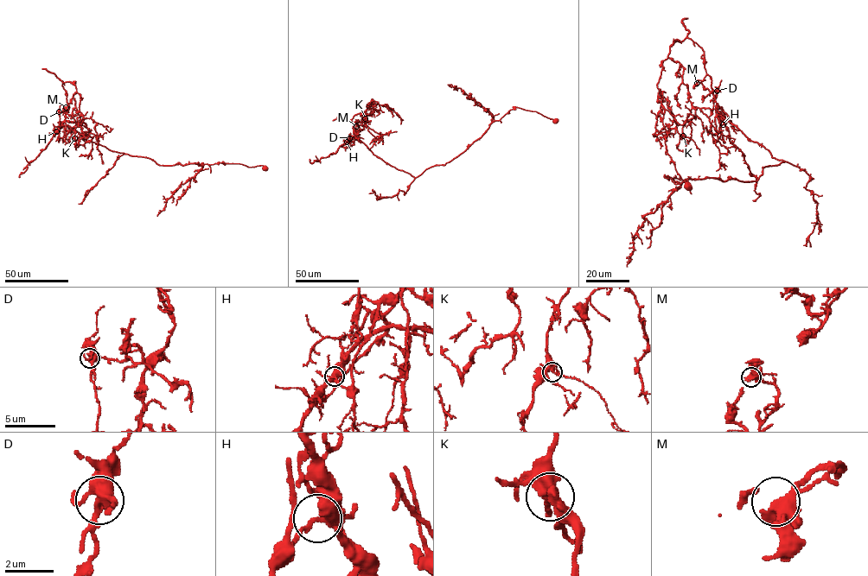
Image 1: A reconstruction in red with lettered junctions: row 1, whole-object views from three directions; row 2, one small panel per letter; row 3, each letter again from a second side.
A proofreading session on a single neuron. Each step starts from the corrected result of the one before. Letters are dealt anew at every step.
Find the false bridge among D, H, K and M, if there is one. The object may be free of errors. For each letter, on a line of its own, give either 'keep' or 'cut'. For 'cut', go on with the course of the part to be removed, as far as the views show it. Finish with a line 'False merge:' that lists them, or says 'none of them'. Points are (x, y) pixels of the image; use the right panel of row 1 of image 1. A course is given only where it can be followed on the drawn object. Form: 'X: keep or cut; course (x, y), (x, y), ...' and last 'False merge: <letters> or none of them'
D: keep
H: cut; course (723, 124), (704, 51), (689, 38), (676, 40), (667, 56), (682, 66), (688, 99), (709, 118), (727, 166)
K: keep
M: keep
False merge: H

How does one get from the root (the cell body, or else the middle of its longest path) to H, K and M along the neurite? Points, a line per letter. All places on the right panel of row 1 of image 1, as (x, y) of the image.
H: (688, 185), (676, 184), (664, 175), (669, 180), (756, 181), (763, 167), (783, 161), (718, 113), (723, 124)
K: (688, 185), (664, 175), (756, 181), (783, 161), (716, 115), (687, 38), (667, 55), (692, 103), (683, 136)
M: (688, 185), (664, 175), (756, 181), (763, 167), (783, 161), (716, 115), (708, 75), (697, 83)

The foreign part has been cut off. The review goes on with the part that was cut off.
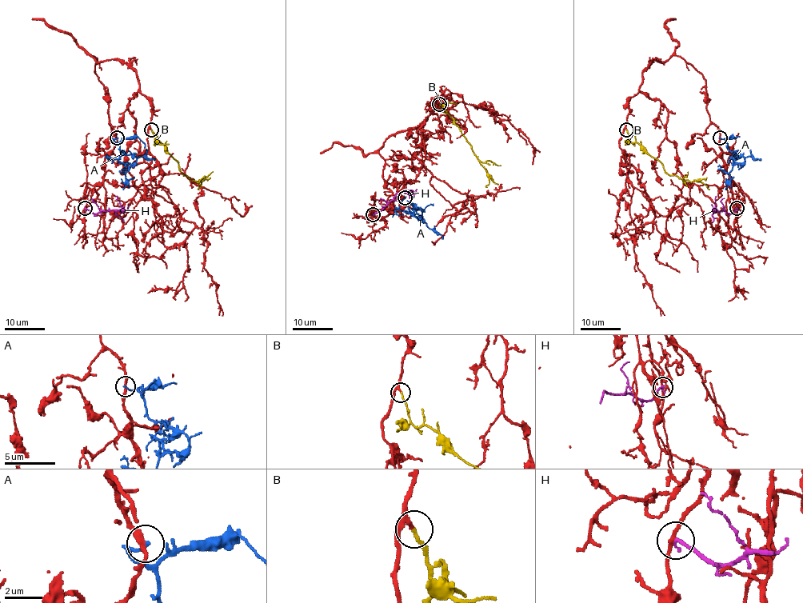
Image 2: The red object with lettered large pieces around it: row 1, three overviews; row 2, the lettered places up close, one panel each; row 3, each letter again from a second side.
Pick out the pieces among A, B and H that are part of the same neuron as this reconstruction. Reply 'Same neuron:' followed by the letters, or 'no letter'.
Same neuron: B

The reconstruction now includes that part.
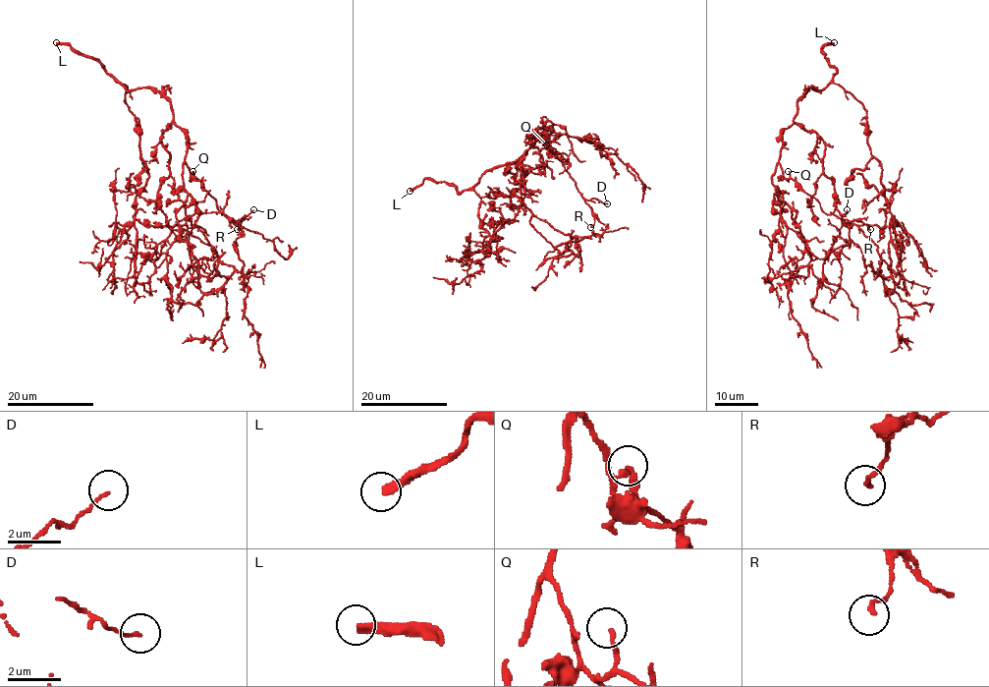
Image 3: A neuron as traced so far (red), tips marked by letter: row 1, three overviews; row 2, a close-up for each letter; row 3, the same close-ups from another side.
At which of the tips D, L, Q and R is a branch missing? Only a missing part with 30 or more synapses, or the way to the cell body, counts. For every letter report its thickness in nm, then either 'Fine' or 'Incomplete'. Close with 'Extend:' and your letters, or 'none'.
D: Thickness 100 nm. Fine
L: Thickness 320 nm. Incomplete
Q: Thickness 190 nm. Fine
R: Thickness 150 nm. Fine
Extend: L

